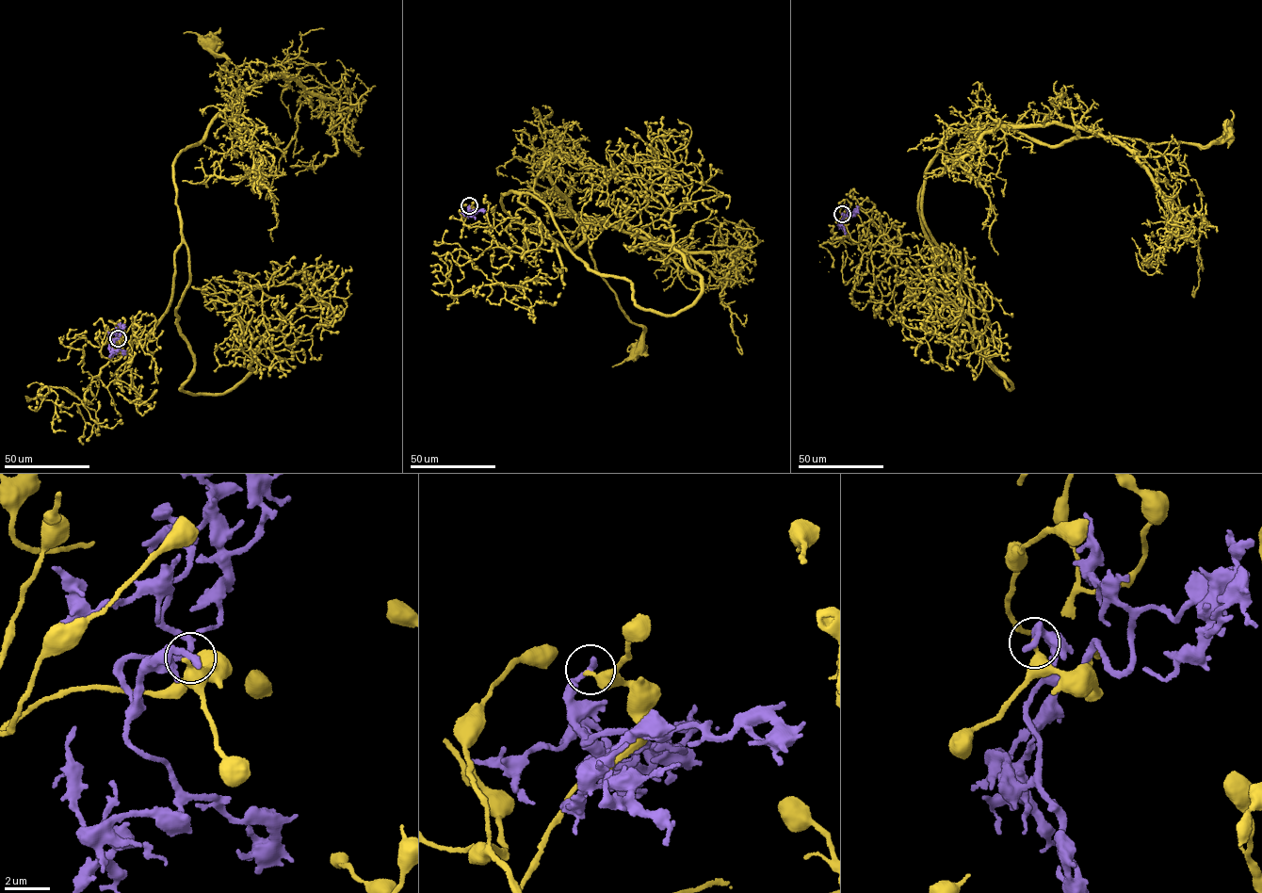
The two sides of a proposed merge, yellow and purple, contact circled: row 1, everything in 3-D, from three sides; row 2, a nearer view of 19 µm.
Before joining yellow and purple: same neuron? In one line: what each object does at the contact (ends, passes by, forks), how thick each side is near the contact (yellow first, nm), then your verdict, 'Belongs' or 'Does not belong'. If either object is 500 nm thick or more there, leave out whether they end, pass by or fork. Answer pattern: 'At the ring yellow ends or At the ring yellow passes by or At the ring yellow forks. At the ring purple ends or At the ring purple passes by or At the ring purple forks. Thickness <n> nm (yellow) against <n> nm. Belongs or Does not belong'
At the ring yellow ends. At the ring purple ends. Thickness 280 nm (yellow) against 340 nm. Does not belong

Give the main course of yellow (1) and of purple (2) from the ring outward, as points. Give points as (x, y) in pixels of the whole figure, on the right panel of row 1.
1: (842, 214), (857, 242), (884, 224), (897, 282), (941, 291), (918, 199), (956, 132), (1228, 130)
2: (842, 214), (852, 216), (858, 206)

